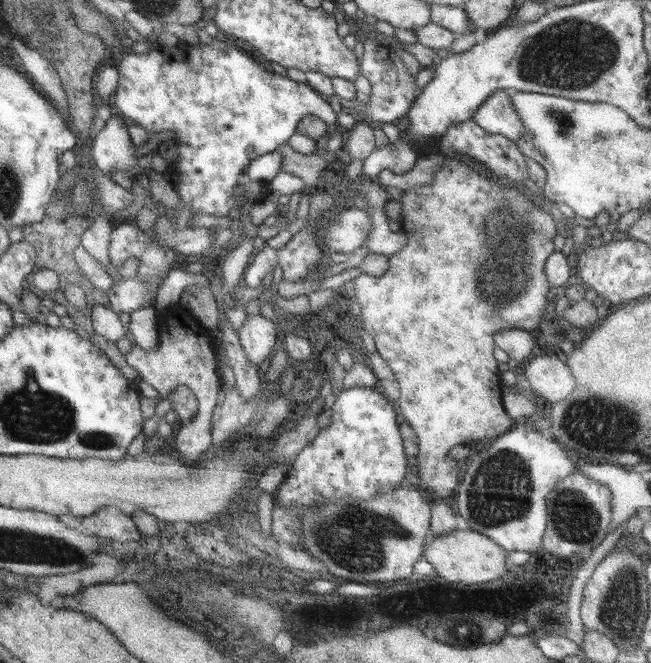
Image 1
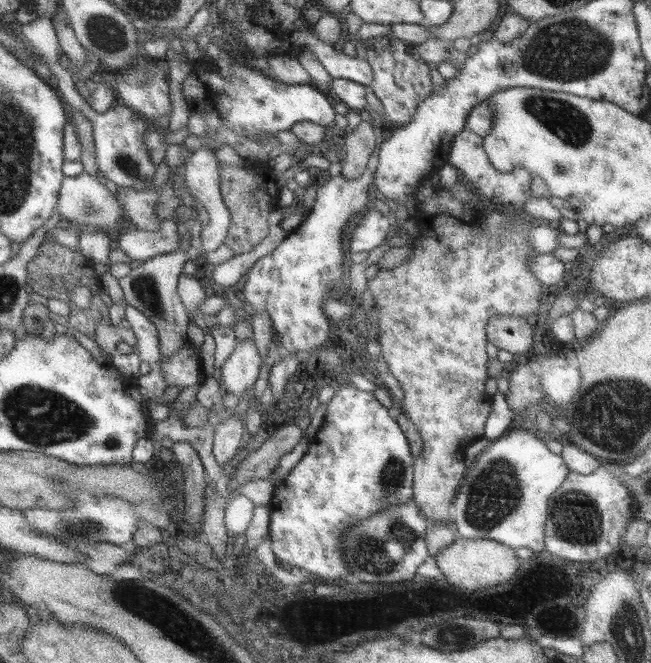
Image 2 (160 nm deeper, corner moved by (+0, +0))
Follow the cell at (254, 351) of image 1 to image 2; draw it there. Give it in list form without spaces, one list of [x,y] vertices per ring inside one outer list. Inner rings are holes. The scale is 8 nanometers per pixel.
[[[252,339],[237,341],[233,352],[216,372],[221,376],[226,391],[241,398],[259,376],[261,361]]]

